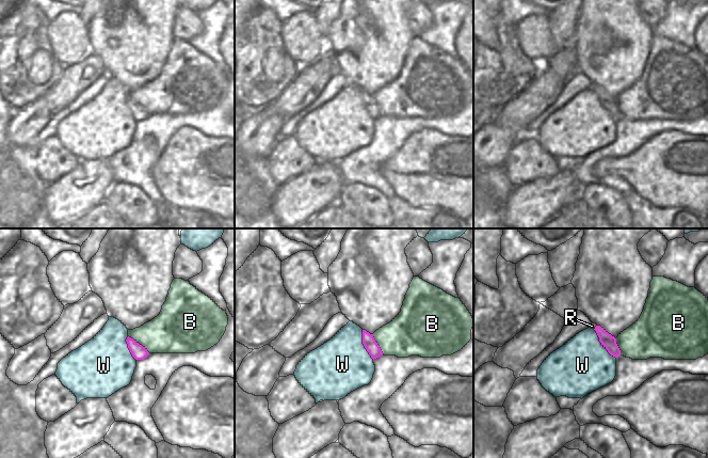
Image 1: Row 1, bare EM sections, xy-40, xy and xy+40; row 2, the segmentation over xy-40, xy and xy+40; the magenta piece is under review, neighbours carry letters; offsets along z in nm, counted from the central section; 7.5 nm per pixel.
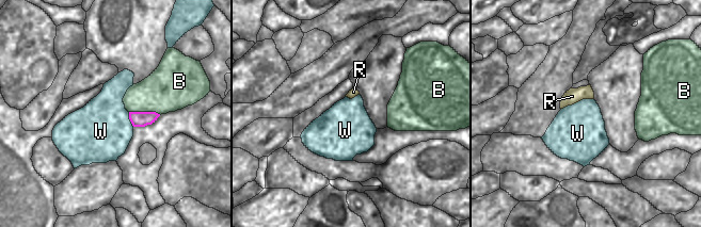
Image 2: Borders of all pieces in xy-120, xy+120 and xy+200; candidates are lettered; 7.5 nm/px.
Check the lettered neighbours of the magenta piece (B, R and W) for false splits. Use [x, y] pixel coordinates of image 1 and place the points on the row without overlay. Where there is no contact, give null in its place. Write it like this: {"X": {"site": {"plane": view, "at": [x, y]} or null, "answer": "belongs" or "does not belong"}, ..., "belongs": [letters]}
{"B": {"site": {"plane": "xy-40", "at": [138, 104]}, "answer": "does not belong"}, "R": {"site": {"plane": "xy+40", "at": [595, 88]}, "answer": "belongs"}, "W": {"site": {"plane": "xy+40", "at": [601, 105]}, "answer": "does not belong"}, "belongs": ["R"]}

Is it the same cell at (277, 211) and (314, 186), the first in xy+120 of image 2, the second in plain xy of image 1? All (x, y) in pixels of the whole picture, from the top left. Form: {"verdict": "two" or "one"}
{"verdict": "one"}

